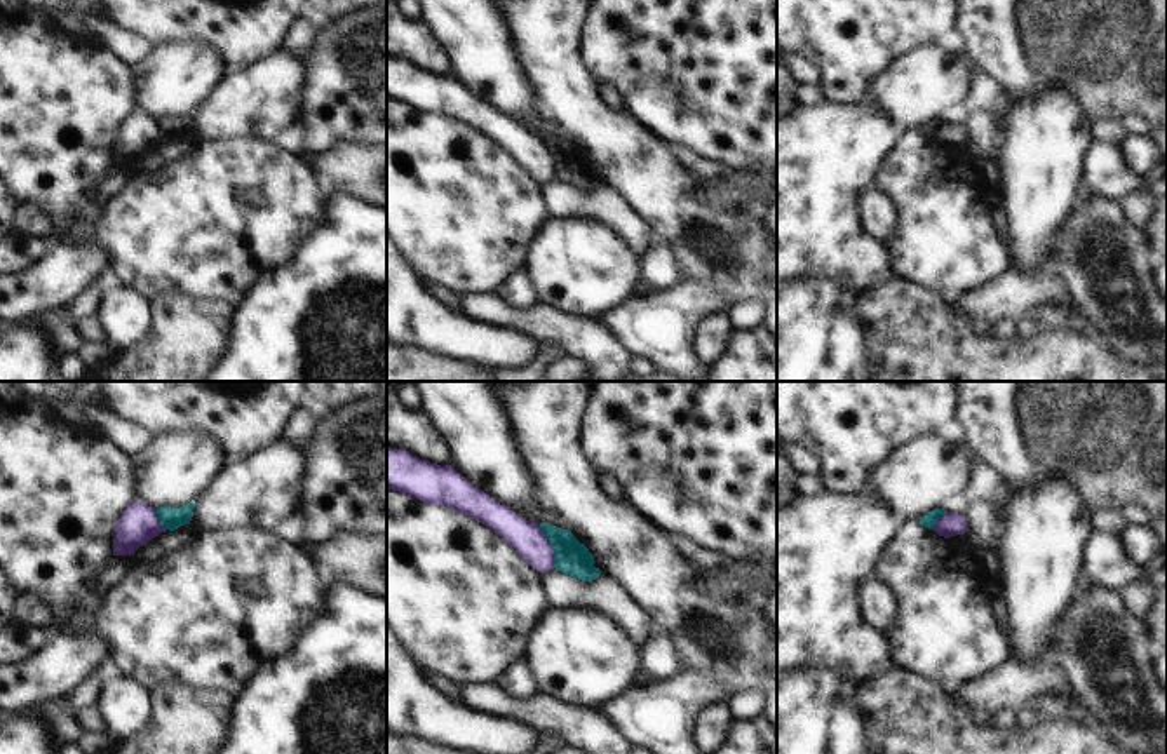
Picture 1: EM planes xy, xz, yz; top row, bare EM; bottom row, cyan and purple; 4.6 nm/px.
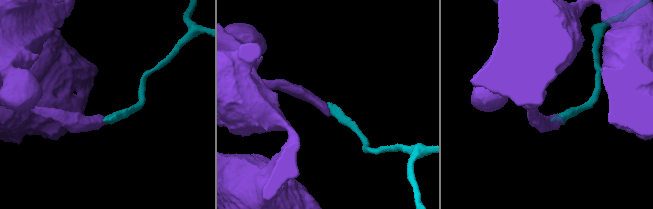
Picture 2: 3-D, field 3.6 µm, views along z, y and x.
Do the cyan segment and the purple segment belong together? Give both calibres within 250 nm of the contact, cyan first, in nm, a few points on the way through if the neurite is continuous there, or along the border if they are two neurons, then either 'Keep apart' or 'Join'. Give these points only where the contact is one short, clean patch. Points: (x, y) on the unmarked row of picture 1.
Thickness 160 nm (cyan) against 150 nm. Boundary: xz (539, 136), (551, 155), (554, 176). Keep apart

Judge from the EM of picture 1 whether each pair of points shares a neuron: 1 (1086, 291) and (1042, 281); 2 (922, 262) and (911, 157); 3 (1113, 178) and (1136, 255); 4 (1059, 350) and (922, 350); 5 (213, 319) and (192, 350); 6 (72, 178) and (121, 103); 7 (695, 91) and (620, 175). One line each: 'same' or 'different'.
1: different
2: same
3: different
4: same
5: same
6: same
7: different

